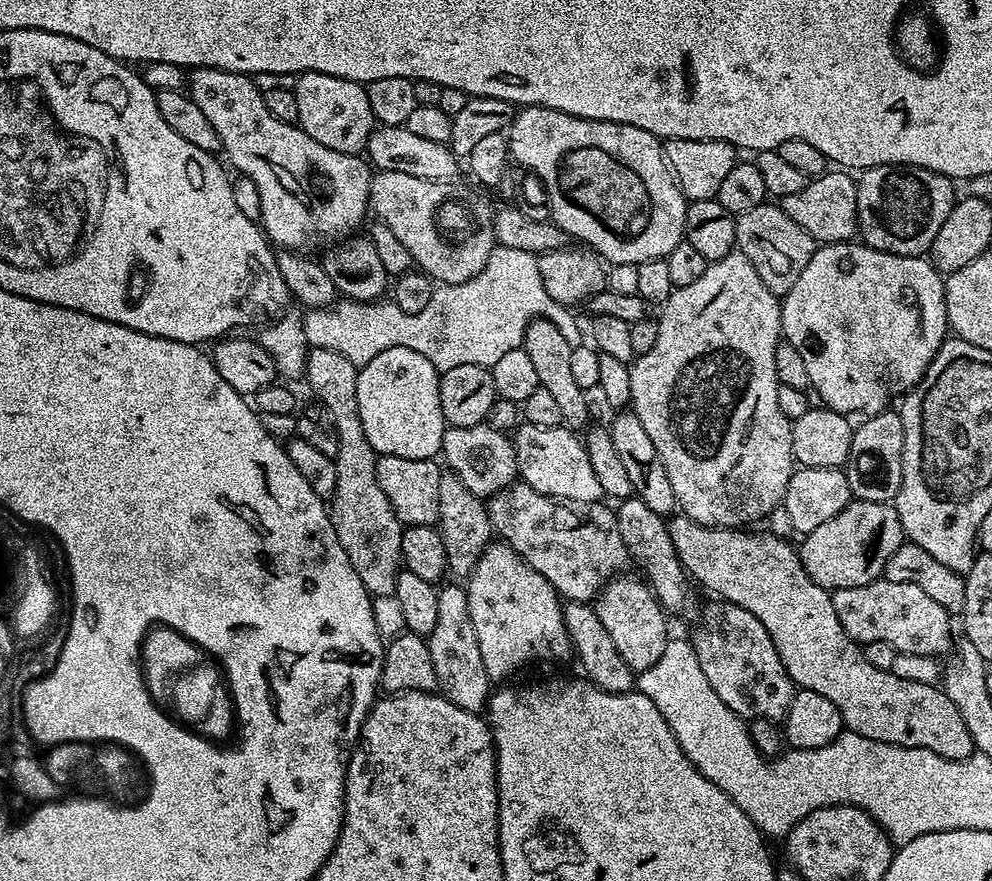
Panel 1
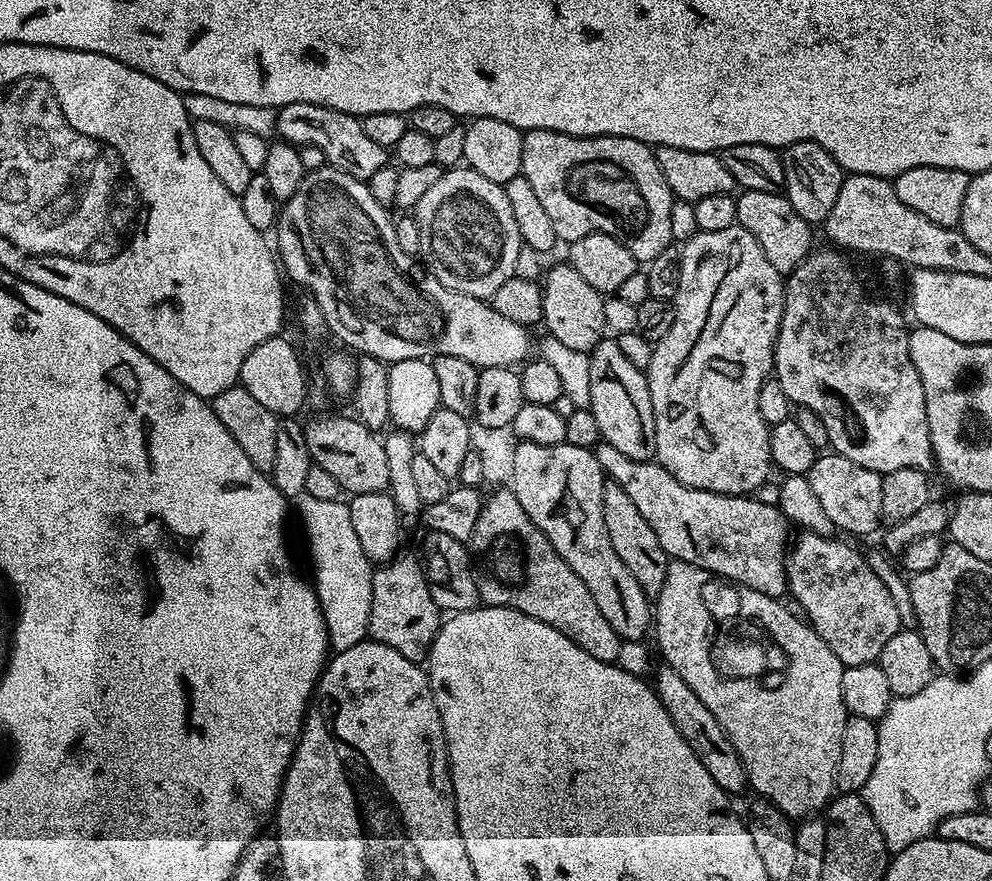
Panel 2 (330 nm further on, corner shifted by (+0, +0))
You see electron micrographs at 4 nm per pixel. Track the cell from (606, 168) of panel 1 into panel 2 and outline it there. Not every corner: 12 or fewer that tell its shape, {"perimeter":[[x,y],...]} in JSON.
{"perimeter":[[524,132],[520,170],[557,241],[595,232],[638,262],[673,243],[655,151]]}

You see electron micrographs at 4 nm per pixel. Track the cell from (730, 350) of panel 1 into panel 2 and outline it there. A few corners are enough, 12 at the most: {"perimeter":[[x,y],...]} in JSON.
{"perimeter":[[742,227],[683,241],[646,375],[685,488],[773,475],[758,390],[785,277]]}

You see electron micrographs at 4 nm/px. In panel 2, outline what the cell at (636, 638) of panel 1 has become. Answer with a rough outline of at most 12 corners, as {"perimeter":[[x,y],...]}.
{"perimeter":[[517,443],[510,487],[621,641],[654,604],[610,544],[591,448]]}

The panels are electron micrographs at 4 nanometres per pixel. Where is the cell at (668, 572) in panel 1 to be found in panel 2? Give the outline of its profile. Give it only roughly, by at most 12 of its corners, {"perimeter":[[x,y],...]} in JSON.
{"perimeter":[[672,560],[654,636],[789,818],[834,796],[846,665]]}

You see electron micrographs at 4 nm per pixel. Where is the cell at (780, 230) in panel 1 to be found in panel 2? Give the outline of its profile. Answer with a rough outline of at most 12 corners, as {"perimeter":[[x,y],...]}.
{"perimeter":[[741,191],[736,222],[781,274],[813,251],[813,225],[780,192]]}

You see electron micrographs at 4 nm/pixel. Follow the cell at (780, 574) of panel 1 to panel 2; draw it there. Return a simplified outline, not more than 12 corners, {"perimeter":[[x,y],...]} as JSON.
{"perimeter":[[603,442],[607,479],[669,558],[787,593],[790,525],[751,495],[685,488]]}

